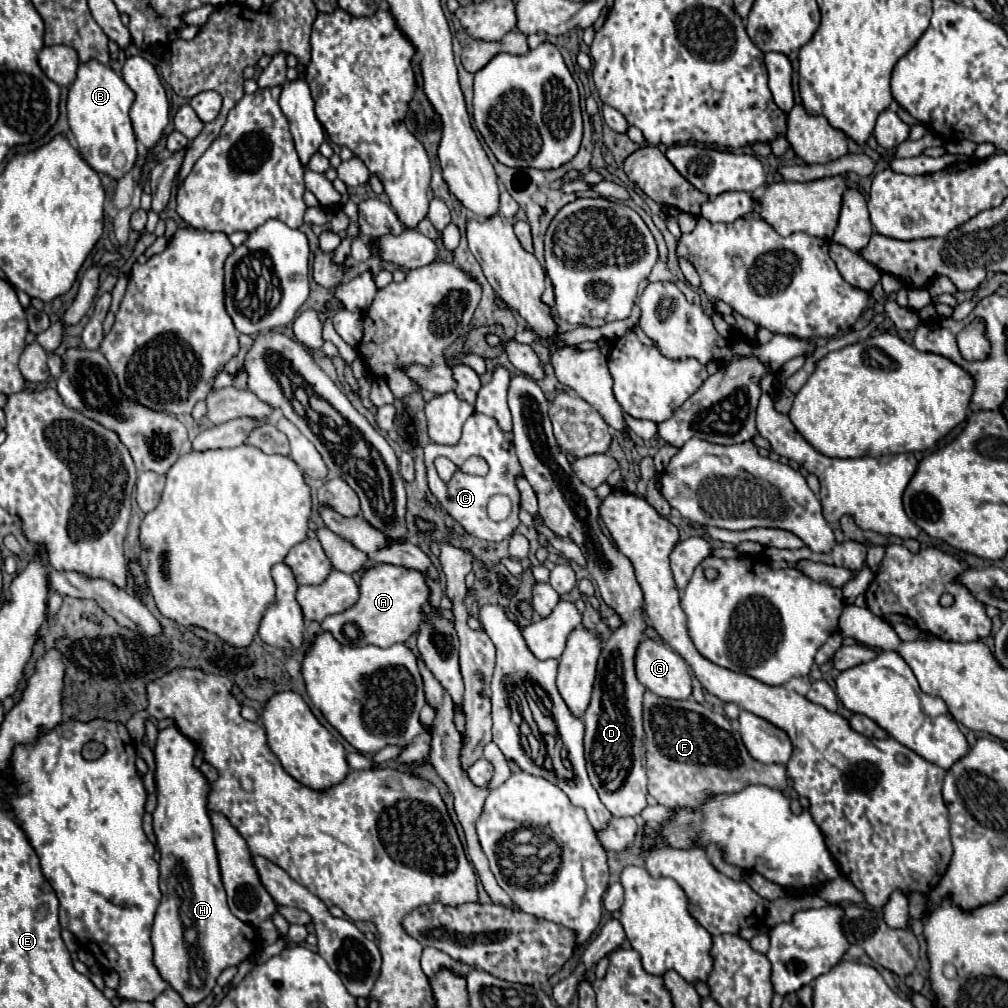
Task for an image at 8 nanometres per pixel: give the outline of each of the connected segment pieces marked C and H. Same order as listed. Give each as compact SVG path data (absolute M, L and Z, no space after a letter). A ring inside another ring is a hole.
M474 412L466 424L464 424L464 430L462 430L462 438L458 444L454 446L444 446L444 444L428 444L424 448L424 462L426 462L426 470L428 470L428 486L430 486L430 492L434 494L434 498L438 500L438 504L442 506L444 512L448 512L468 534L480 538L480 540L488 540L488 542L500 542L504 538L508 538L520 524L518 520L518 510L520 510L520 490L516 486L516 480L522 474L522 466L516 458L516 452L514 452L514 446L512 446L512 432L504 432L498 422L486 414L480 414L480 412ZM504 442L510 442L510 448L504 450L502 444ZM438 456L446 456L450 458L452 462L466 462L470 456L480 456L488 462L490 470L486 476L470 476L470 474L464 474L462 470L456 470L454 476L452 476L452 482L450 484L444 484L442 478L438 476L436 468L434 468L434 460ZM494 494L506 494L510 496L512 500L512 514L502 520L502 522L492 522L488 518L488 512L486 512L486 504L490 500L490 496Z
M168 726L158 732L156 748L154 748L154 780L158 804L152 814L156 846L160 850L160 892L162 900L156 912L156 920L152 926L152 946L154 946L154 964L160 976L188 1002L188 1006L200 1004L216 986L216 978L228 966L238 966L242 960L252 956L254 942L250 936L256 936L252 926L240 922L226 904L226 894L218 868L218 854L212 838L212 824L208 816L208 794L210 784L206 776L194 766L196 744L186 738L176 726Z

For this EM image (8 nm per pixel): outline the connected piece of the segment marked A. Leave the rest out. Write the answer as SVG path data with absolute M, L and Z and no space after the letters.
M378 564L364 568L358 586L360 586L358 602L340 614L324 618L322 622L322 630L332 632L332 636L340 644L352 646L374 644L380 648L388 648L396 642L406 642L412 634L418 632L420 622L426 618L422 608L430 604L432 594L422 572L394 564Z

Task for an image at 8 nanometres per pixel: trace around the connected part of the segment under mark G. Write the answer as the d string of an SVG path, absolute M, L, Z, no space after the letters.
M644 638L638 644L636 658L638 680L662 698L686 700L692 694L692 676L680 654L668 644Z

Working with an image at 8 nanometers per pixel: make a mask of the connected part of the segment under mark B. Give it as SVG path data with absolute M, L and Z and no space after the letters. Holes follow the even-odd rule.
M98 60L80 62L78 76L68 90L66 100L70 130L74 132L78 148L88 160L88 164L96 172L104 172L114 180L122 178L136 162L136 136L132 134L132 124L128 118L132 102L132 90L110 66L100 64ZM118 156L124 158L124 164Z

